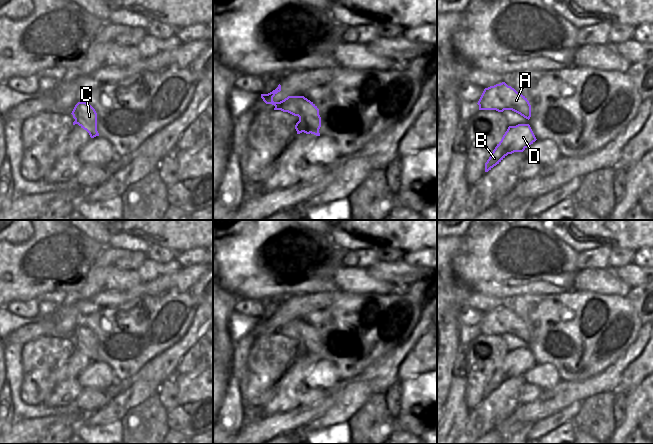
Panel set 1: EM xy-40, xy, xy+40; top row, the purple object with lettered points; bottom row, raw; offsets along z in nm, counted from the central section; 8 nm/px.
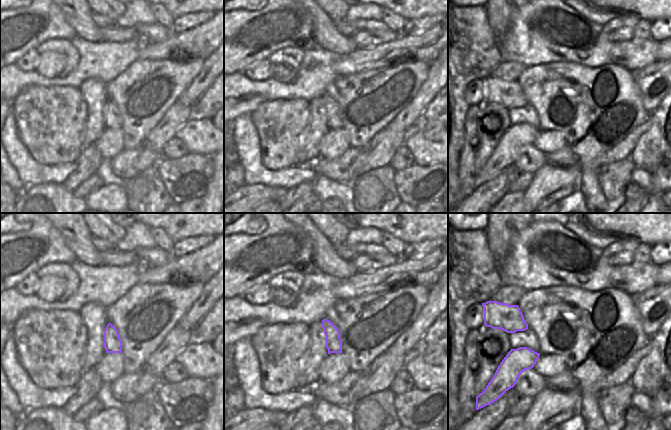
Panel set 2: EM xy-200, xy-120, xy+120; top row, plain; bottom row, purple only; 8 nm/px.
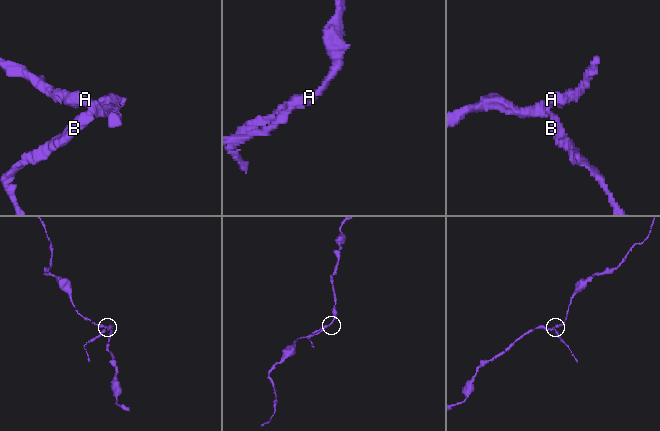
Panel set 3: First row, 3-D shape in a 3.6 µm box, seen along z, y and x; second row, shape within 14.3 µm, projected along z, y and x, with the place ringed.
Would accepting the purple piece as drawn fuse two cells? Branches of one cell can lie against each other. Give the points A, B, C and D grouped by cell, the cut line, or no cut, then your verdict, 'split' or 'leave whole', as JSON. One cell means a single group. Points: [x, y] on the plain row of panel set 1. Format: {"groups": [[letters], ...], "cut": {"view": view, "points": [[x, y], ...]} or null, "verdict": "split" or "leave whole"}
{"groups": [["A", "C"], ["B", "D"]], "cut": {"view": "xy", "points": [[299, 343], [310, 356]]}, "verdict": "split"}

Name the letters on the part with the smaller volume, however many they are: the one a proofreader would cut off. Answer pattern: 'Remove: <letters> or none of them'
Remove: B, D

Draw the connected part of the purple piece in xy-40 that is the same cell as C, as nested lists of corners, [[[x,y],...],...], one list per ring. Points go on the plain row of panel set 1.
[[[78,326],[71,338],[77,345],[77,348],[86,354],[91,362],[99,360],[97,355],[97,337],[90,328]]]

